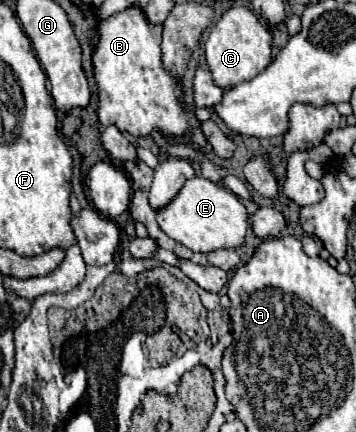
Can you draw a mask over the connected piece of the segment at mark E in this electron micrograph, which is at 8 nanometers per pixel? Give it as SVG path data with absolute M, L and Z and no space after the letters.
M202 176L190 178L178 196L162 210L156 212L158 226L176 242L184 244L192 252L216 252L216 250L236 250L244 244L248 232L248 212L246 206L228 188L214 184Z

